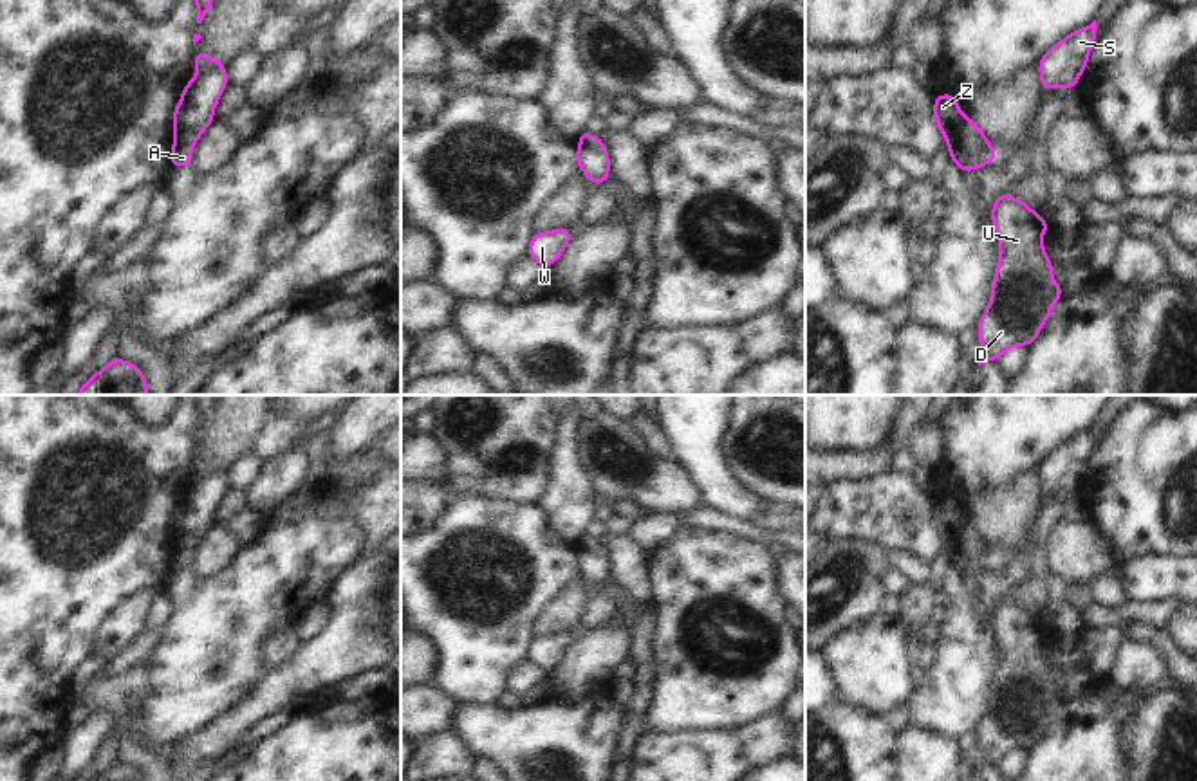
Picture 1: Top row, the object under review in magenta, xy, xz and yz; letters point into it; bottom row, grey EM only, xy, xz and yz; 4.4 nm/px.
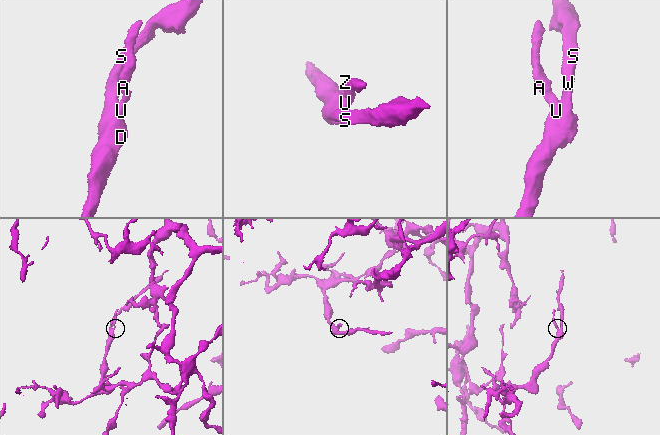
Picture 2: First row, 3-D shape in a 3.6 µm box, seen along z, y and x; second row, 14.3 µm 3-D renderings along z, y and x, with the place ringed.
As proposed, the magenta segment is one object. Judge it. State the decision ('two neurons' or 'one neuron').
one neuron

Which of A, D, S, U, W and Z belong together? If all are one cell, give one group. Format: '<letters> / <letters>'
A D S U W Z

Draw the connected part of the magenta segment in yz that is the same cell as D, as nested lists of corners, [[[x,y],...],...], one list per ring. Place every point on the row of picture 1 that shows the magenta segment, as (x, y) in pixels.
[[[1009,193],[995,198],[991,224],[997,229],[1000,258],[991,283],[991,301],[977,323],[979,343],[984,348],[979,366],[988,361],[998,361],[1009,348],[1031,346],[1049,319],[1053,305],[1063,296],[1062,287],[1053,278],[1047,251],[1040,242],[1042,234],[1051,231],[1051,225],[1025,202]]]

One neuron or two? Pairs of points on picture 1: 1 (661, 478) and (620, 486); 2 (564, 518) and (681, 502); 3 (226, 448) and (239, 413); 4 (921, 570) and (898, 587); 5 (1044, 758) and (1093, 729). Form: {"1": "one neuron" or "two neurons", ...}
{"1": "one neuron", "2": "two neurons", "3": "one neuron", "4": "two neurons", "5": "one neuron"}

